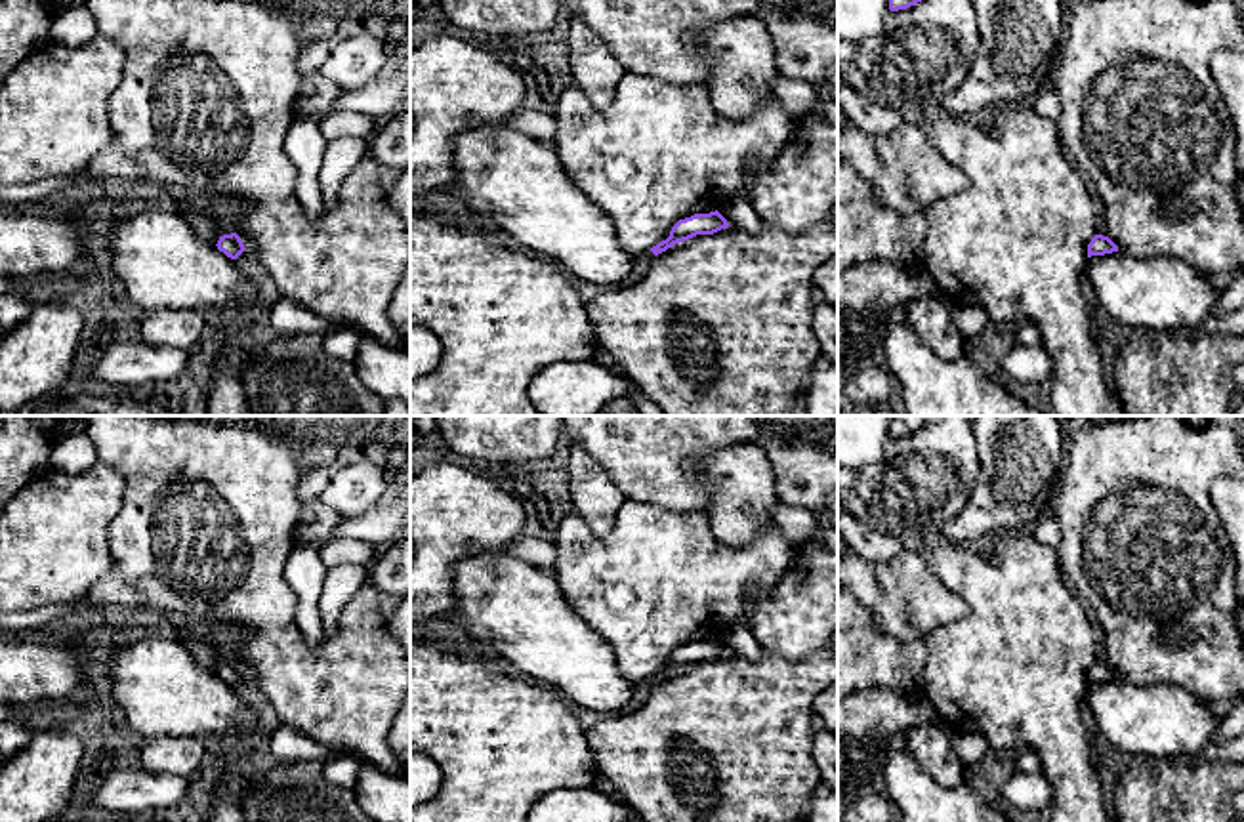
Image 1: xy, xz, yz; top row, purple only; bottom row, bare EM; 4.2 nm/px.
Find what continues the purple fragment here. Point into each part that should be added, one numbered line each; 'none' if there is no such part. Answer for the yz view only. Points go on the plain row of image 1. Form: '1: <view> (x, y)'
1: yz (1101, 657)

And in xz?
1: xz (642, 689)

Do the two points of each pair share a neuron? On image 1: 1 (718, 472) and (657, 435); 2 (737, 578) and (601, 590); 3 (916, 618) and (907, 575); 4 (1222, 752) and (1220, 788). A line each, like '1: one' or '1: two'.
1: two
2: one
3: one
4: two

